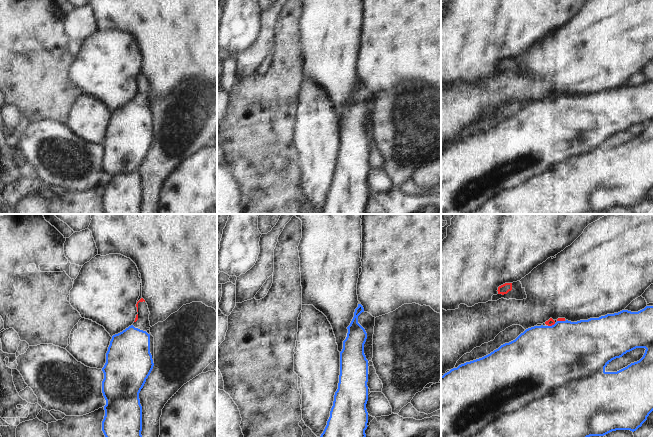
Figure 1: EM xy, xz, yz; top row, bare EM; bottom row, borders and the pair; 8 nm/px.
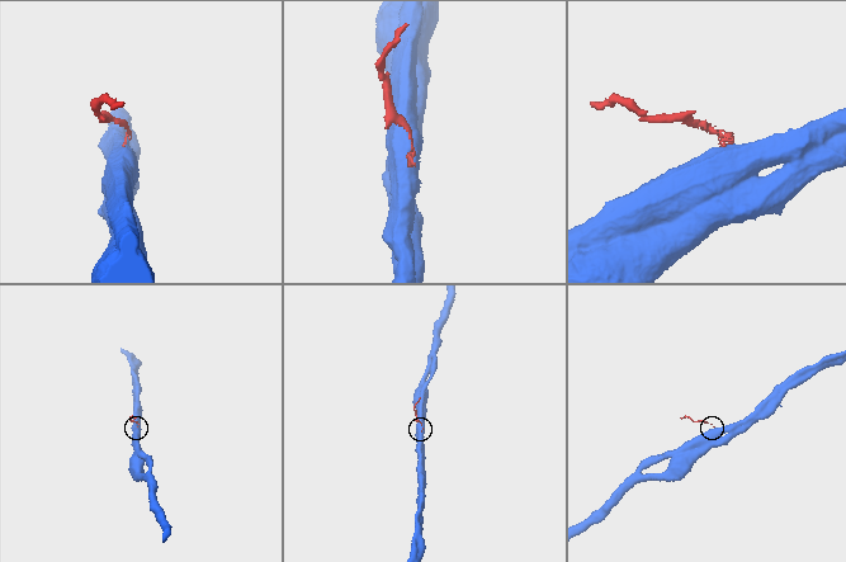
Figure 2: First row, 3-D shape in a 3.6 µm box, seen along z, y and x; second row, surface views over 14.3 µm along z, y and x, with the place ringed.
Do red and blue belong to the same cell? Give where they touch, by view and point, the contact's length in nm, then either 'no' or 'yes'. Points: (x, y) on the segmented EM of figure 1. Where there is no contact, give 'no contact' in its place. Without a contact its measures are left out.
yz (561, 320) | 60 nm | no

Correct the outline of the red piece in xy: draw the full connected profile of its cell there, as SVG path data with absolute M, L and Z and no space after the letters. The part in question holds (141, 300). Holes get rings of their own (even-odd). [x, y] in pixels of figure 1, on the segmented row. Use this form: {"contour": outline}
{"contour": "M141 298L137 304L137 312L133 326L143 331L150 330L150 321L149 321L149 309L148 305L143 298Z"}

